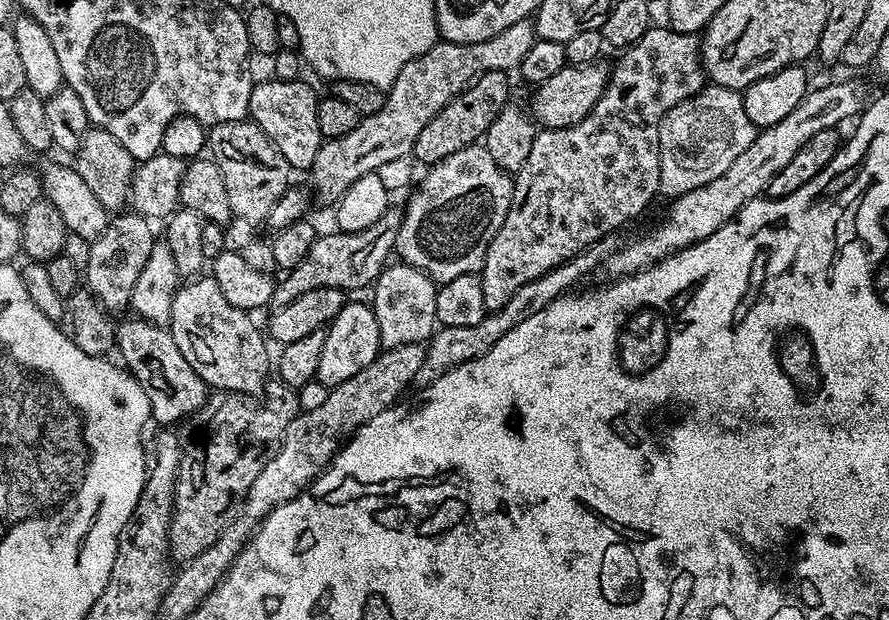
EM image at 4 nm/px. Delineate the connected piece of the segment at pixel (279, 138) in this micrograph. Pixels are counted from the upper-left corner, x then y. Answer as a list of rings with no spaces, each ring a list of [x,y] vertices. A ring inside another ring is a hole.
[[[267,78],[253,87],[250,94],[250,106],[248,107],[248,116],[253,124],[260,127],[278,146],[282,158],[286,158],[289,169],[304,168],[311,169],[314,158],[318,154],[322,137],[318,130],[318,114],[316,105],[318,95],[310,85],[304,84],[303,79],[299,80],[278,80]]]

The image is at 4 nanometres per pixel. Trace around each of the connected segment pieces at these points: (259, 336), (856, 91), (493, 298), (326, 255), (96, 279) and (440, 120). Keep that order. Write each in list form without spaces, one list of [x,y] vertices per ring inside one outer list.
[[[215,278],[204,279],[189,279],[176,289],[170,325],[174,342],[178,342],[178,350],[182,350],[186,362],[194,366],[209,389],[221,388],[224,394],[259,397],[270,380],[265,333],[245,309],[226,302],[226,294],[222,294]]]
[[[840,80],[837,84],[828,84],[825,88],[813,87],[807,96],[778,122],[769,128],[757,131],[754,142],[738,158],[734,158],[730,170],[724,176],[714,178],[714,182],[706,182],[706,186],[698,186],[686,194],[675,197],[671,201],[672,209],[668,212],[668,220],[660,220],[653,228],[648,228],[637,240],[628,245],[617,247],[616,253],[604,261],[603,271],[608,271],[612,278],[632,276],[636,272],[645,272],[660,260],[689,248],[691,244],[710,238],[726,222],[737,219],[741,210],[750,201],[763,197],[768,191],[770,178],[818,134],[818,130],[836,128],[843,120],[851,121],[857,114],[863,113],[866,107],[864,88],[856,80]]]
[[[670,26],[663,27],[649,28],[646,34],[642,34],[642,38],[638,38],[638,42],[632,44],[632,47],[623,49],[621,56],[624,57],[616,65],[614,63],[611,65],[608,84],[604,88],[602,98],[598,98],[594,110],[590,110],[590,114],[586,114],[586,118],[582,118],[582,122],[569,128],[544,128],[537,131],[534,146],[530,146],[530,158],[526,158],[520,171],[515,173],[512,201],[510,202],[510,210],[506,214],[506,222],[500,227],[498,234],[494,234],[494,242],[490,242],[490,246],[486,250],[484,266],[478,273],[482,282],[482,294],[486,297],[486,306],[489,312],[496,312],[502,306],[506,306],[506,302],[510,302],[510,298],[514,298],[514,290],[526,286],[526,282],[534,282],[534,278],[542,278],[542,274],[546,274],[562,262],[574,258],[574,254],[578,254],[586,246],[598,242],[603,236],[613,235],[617,231],[615,228],[620,228],[623,224],[638,219],[647,210],[648,203],[658,196],[660,192],[660,155],[658,154],[660,120],[671,108],[678,106],[684,100],[689,100],[691,96],[698,95],[706,87],[704,64],[700,61],[700,40],[693,33],[676,32]]]
[[[392,206],[382,214],[382,218],[378,218],[378,222],[374,222],[374,226],[370,226],[364,232],[332,230],[329,236],[317,235],[314,246],[310,246],[310,254],[306,254],[306,258],[302,258],[298,266],[291,268],[284,281],[281,279],[277,283],[272,295],[272,304],[276,308],[282,308],[294,302],[294,298],[302,298],[302,294],[307,294],[309,290],[318,290],[326,286],[349,290],[375,285],[389,263],[388,255],[391,252],[393,255],[403,221],[403,211],[399,207],[396,209],[396,206]]]
[[[128,210],[113,215],[104,233],[91,241],[90,262],[82,269],[82,276],[87,290],[109,313],[115,314],[131,305],[138,274],[142,274],[142,266],[146,266],[146,258],[150,258],[150,250],[158,242],[157,237],[152,237],[151,227],[147,216],[138,216]]]
[[[487,72],[478,77],[462,94],[458,94],[446,106],[422,126],[422,134],[418,134],[418,142],[414,142],[412,156],[420,159],[424,166],[431,166],[450,158],[450,154],[458,154],[466,146],[483,141],[484,135],[494,126],[494,118],[509,107],[508,79],[506,72]]]

